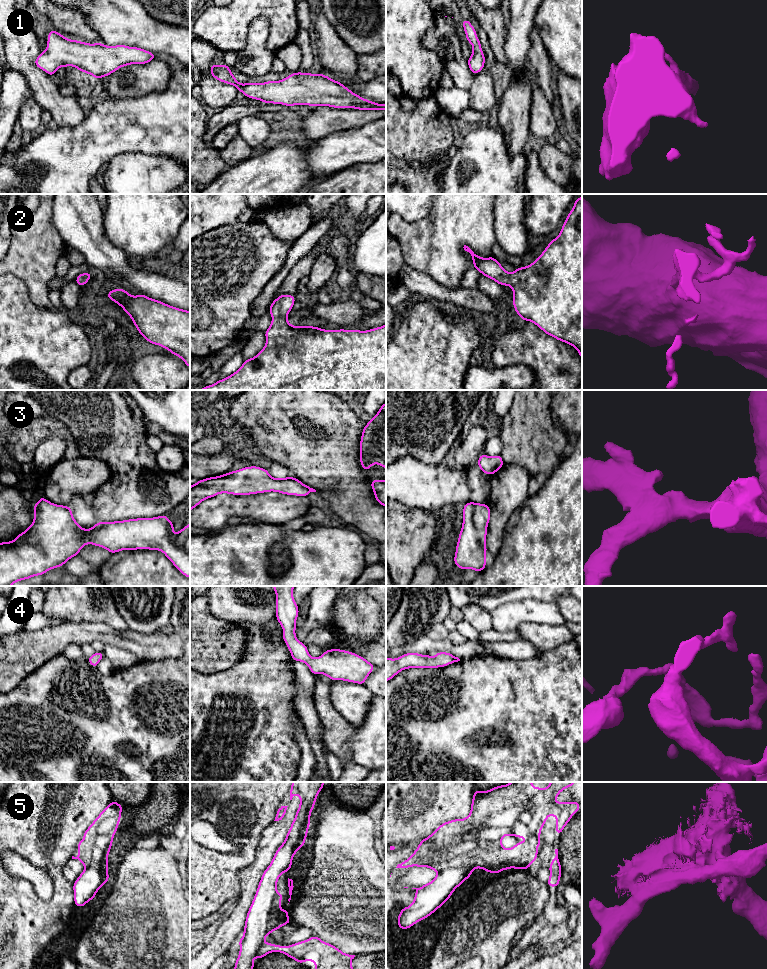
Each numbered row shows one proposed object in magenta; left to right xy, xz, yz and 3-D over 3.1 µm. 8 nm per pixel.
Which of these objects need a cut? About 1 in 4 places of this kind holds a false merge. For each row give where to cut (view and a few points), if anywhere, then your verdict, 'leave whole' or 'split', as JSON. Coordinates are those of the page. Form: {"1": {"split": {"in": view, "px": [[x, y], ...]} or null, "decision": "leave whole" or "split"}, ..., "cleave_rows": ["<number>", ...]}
{"1": {"split": null, "decision": "leave whole"}, "2": {"split": null, "decision": "leave whole"}, "3": {"split": null, "decision": "leave whole"}, "4": {"split": null, "decision": "leave whole"}, "5": {"split": {"in": "xz", "px": [[276, 890], [273, 896], [273, 905], [269, 919], [270, 931]]}, "decision": "split"}, "cleave_rows": ["5"]}

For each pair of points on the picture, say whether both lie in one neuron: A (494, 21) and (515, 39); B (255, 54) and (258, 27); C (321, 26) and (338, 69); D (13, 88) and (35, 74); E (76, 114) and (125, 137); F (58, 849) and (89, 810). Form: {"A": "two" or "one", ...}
{"A": "two", "B": "one", "C": "one", "D": "two", "E": "two", "F": "one"}

